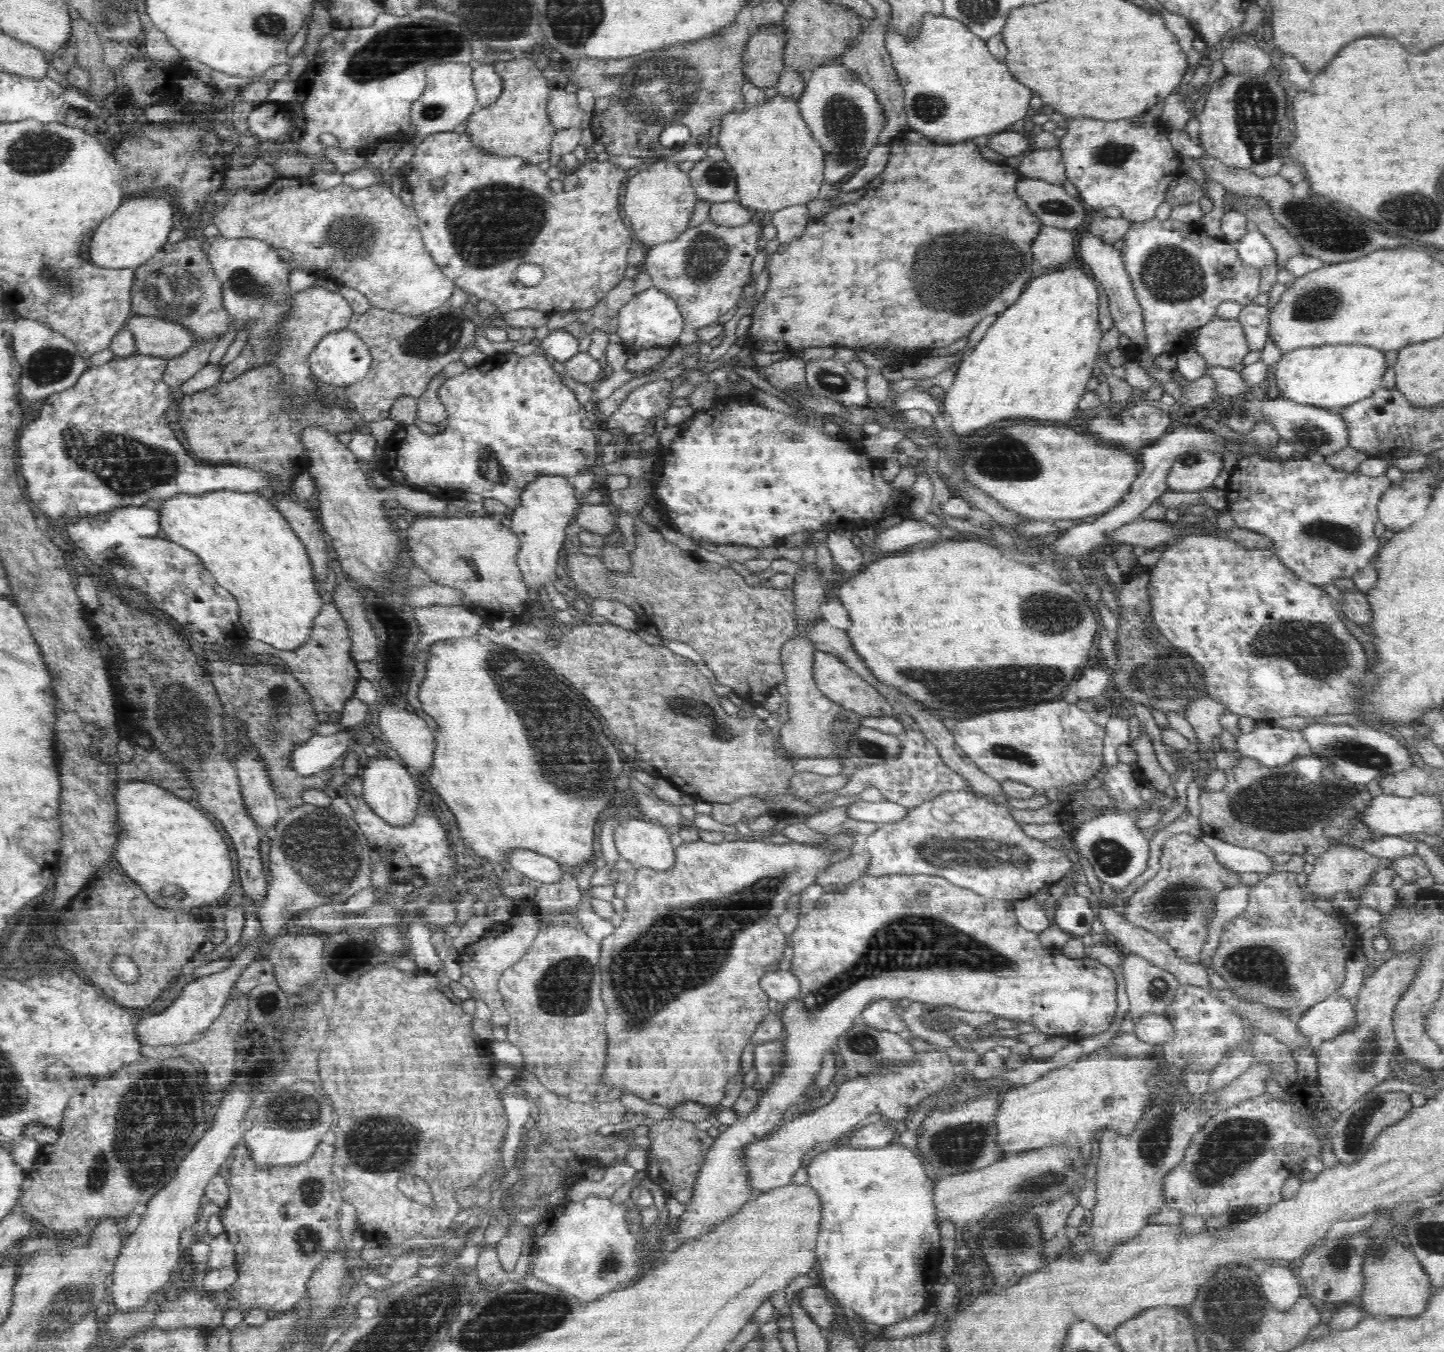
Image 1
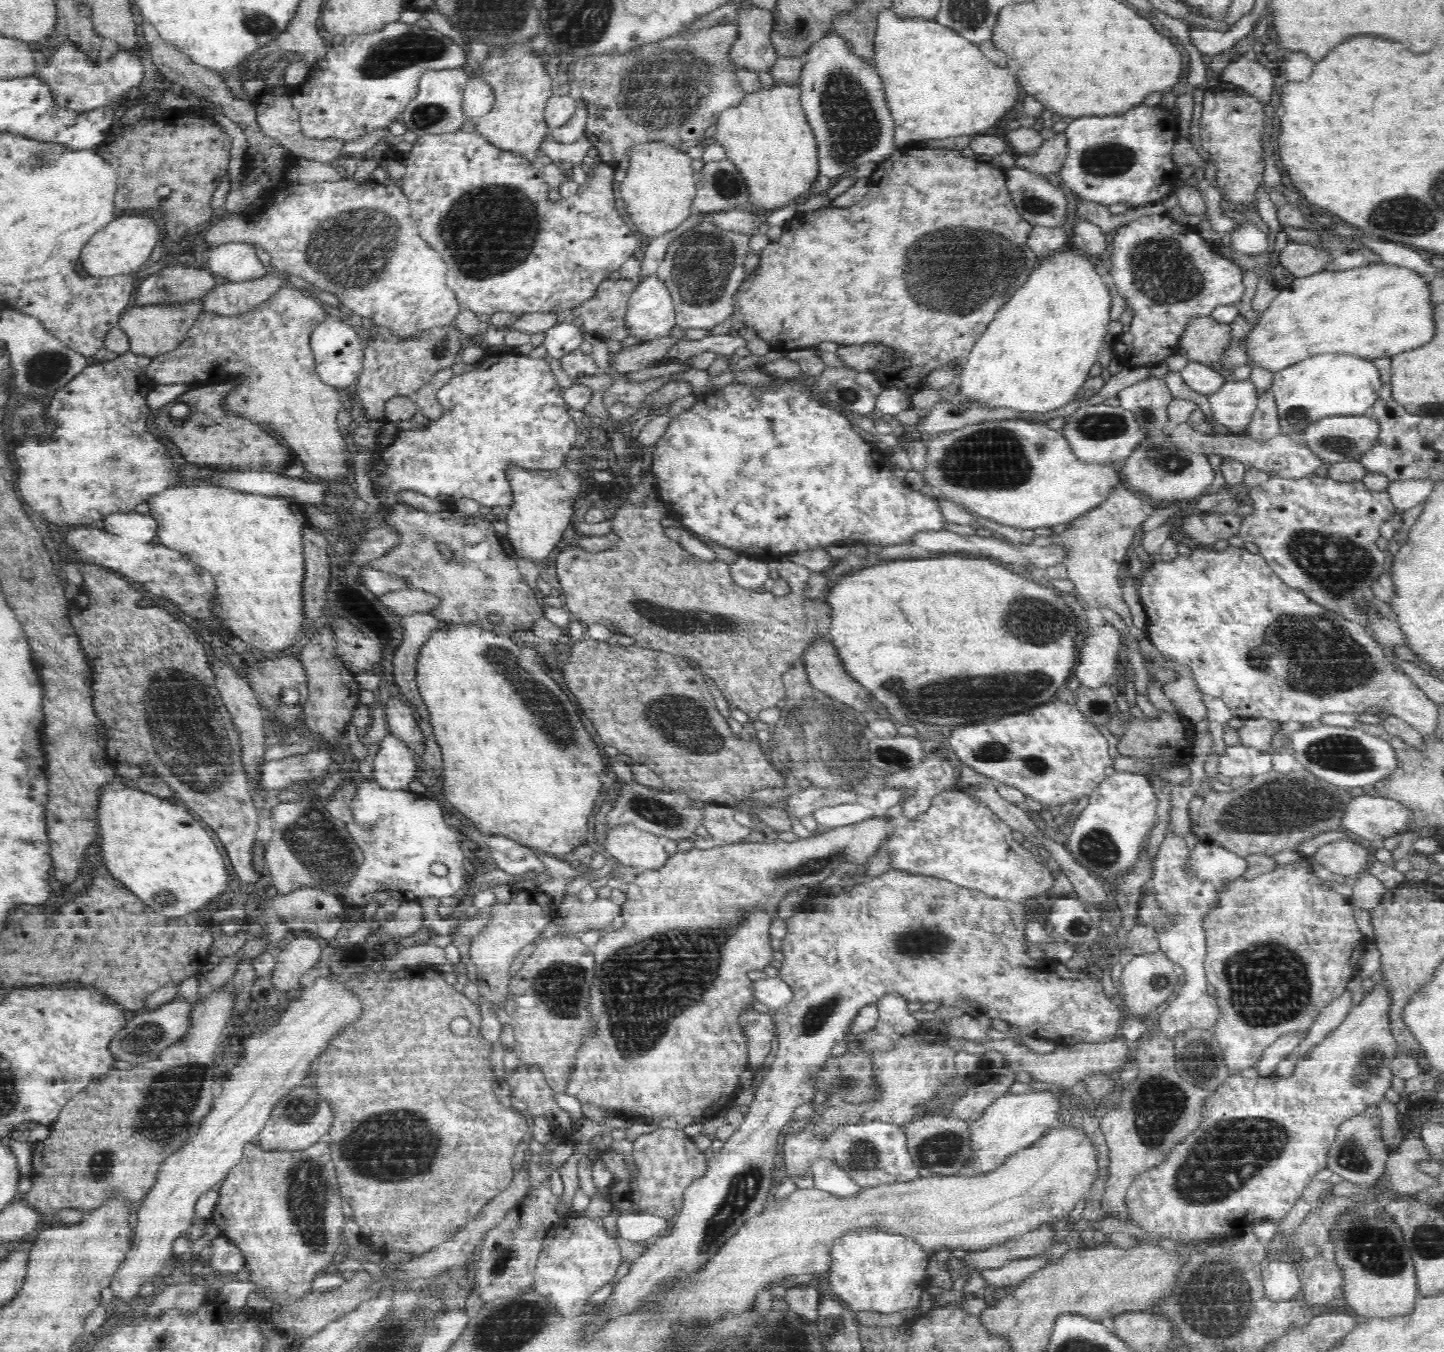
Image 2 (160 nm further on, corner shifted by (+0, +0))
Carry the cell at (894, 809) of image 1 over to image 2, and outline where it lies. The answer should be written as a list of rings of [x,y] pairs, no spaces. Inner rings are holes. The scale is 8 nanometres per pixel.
[[[858,802],[826,806],[812,811],[813,820],[817,826],[823,826],[827,830],[862,822],[867,818],[872,818],[878,812],[864,808]]]

